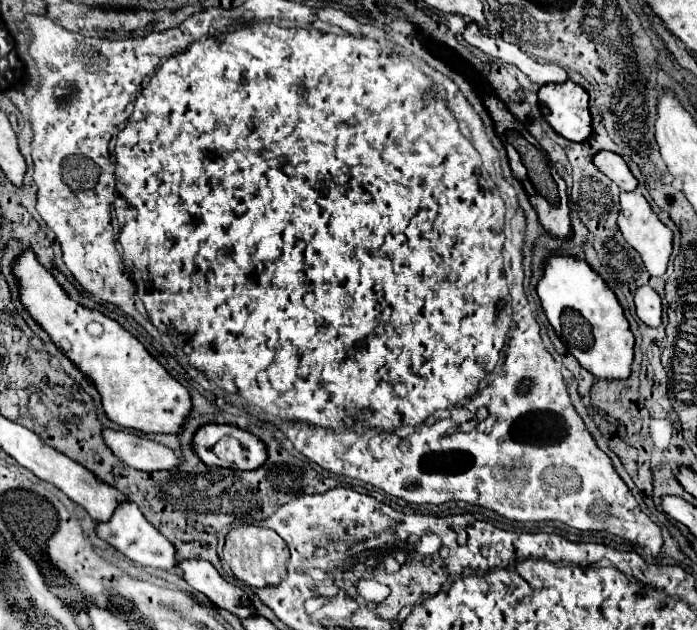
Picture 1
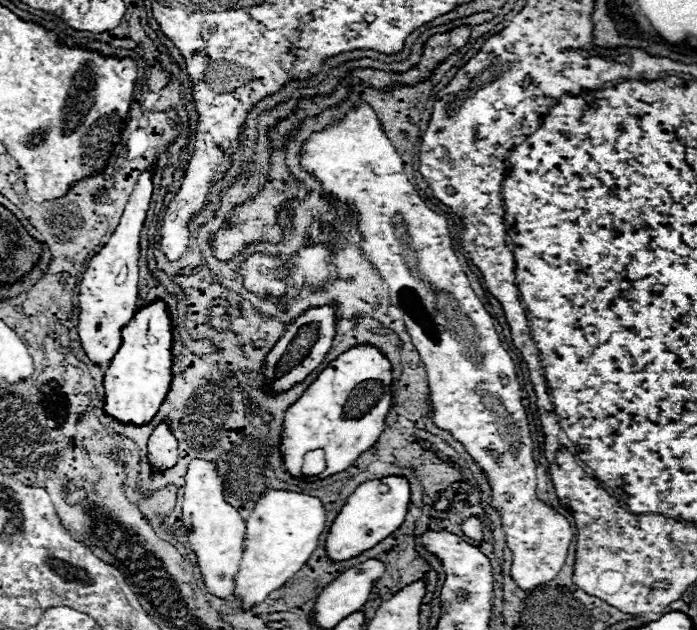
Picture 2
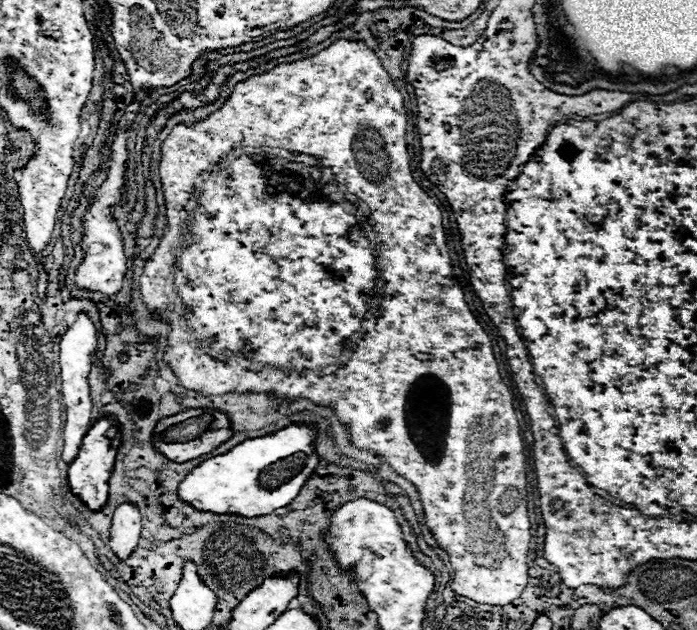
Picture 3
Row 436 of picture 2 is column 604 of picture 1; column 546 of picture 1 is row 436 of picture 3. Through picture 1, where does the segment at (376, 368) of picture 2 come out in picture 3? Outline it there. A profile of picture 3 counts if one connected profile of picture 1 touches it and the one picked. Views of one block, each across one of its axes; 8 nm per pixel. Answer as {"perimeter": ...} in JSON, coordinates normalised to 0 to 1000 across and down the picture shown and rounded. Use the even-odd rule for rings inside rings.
{"perimeter":[[[436,670],[416,673],[393,689],[350,698],[330,717],[298,727],[281,740],[258,768],[255,787],[284,810],[310,816],[344,816],[356,822],[379,819],[390,810],[407,806],[430,784],[439,762],[459,737],[451,708],[453,692],[456,676]]]}

